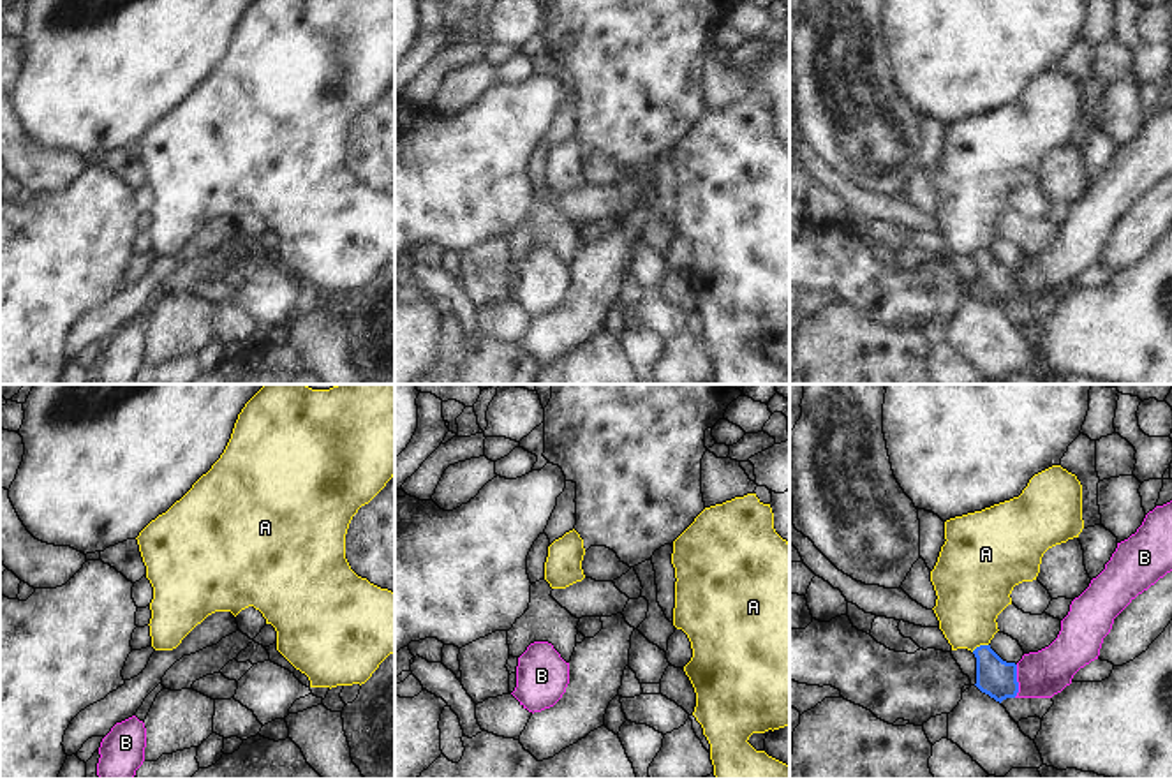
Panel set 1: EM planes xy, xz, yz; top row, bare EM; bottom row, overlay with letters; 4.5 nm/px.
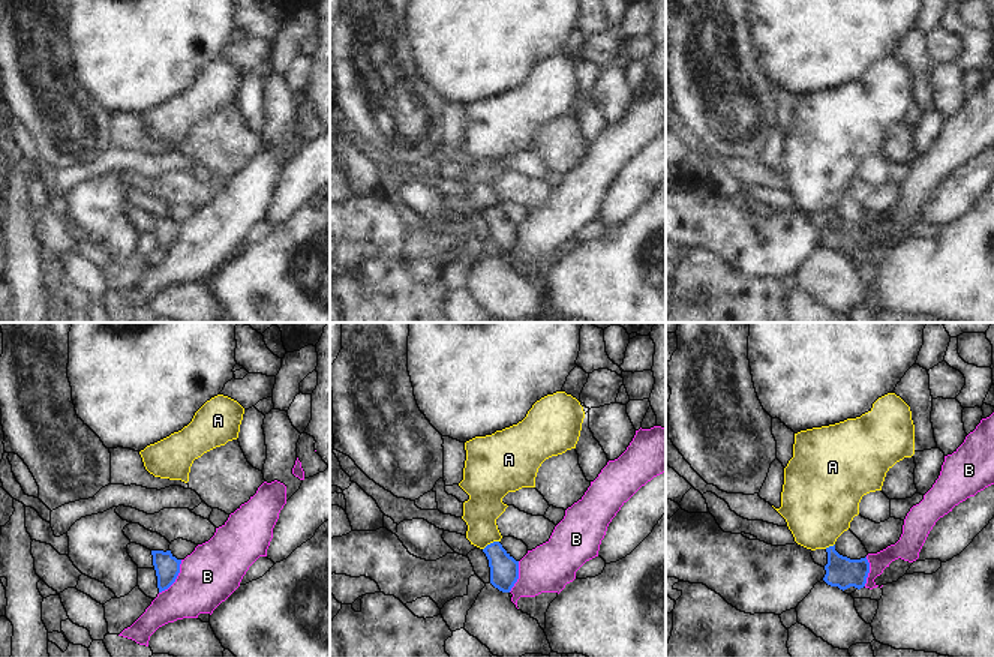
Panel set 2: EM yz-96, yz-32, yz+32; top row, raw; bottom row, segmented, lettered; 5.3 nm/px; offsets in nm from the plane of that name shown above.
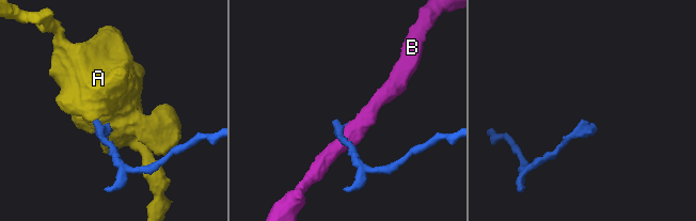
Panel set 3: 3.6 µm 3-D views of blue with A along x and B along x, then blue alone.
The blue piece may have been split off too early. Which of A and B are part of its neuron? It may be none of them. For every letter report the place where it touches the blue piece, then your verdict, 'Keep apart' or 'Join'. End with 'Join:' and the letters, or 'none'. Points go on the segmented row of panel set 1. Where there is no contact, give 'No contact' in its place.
A: Touches blue at yz (980, 645). Keep apart
B: Touches blue at yz (1016, 681). Keep apart
Join: none.

